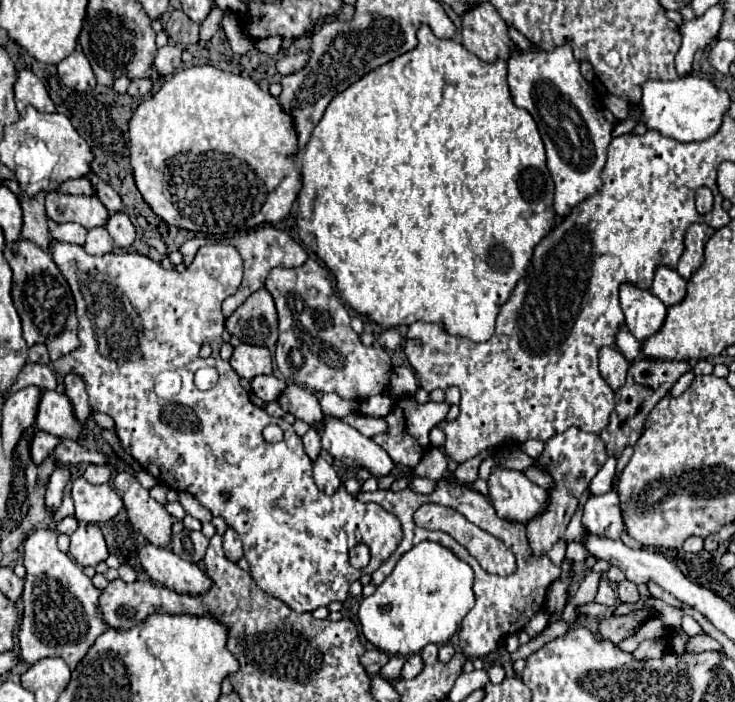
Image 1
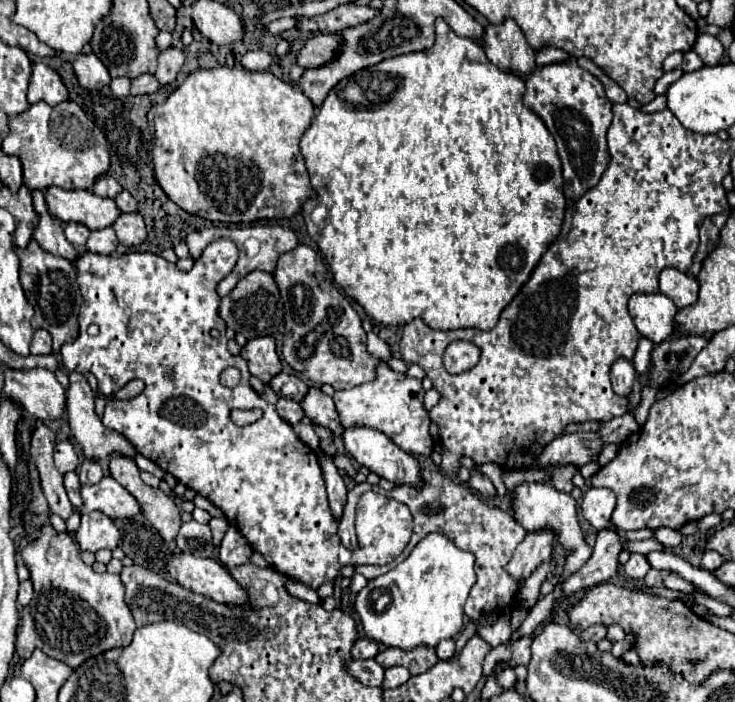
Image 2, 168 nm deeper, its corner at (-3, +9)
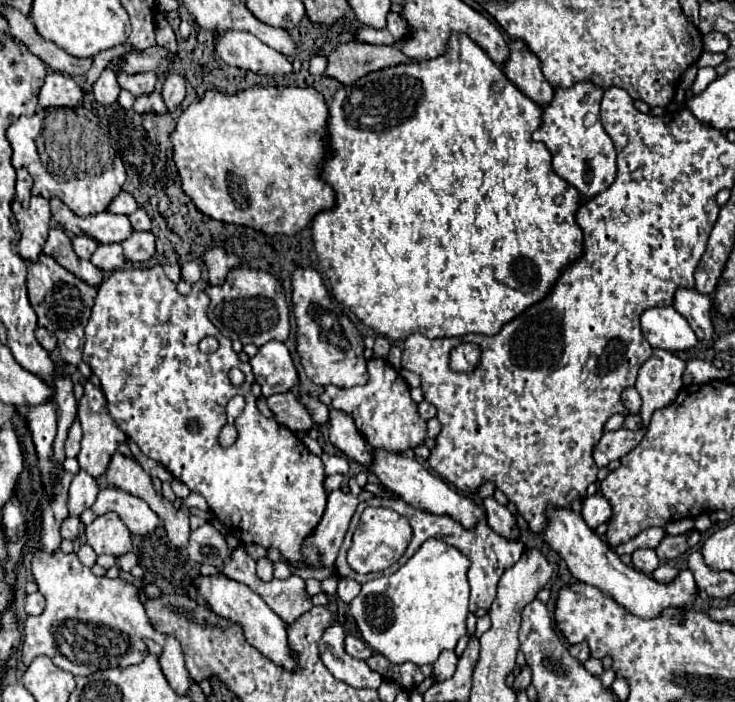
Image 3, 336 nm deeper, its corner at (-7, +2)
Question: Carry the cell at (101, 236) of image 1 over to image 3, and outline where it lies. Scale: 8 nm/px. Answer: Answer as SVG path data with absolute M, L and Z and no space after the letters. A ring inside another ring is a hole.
M111 243L111 245L99 245L97 251L91 257L91 263L95 267L99 267L105 273L111 273L115 269L121 269L125 265L125 257L123 257L123 249L119 243Z

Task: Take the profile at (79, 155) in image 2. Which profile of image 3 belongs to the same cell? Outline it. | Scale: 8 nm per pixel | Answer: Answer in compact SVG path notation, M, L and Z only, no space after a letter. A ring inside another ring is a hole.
M83 107L41 109L35 117L19 117L17 123L7 129L7 139L13 147L13 163L19 163L17 167L25 167L33 177L33 195L41 195L45 199L59 197L79 217L107 211L107 207L111 213L131 215L139 207L129 193L121 191L127 179L123 161L113 151L107 133L101 129L99 119L91 111ZM53 143L55 177L47 169L47 159L53 159L51 149L47 147L51 147ZM41 147L45 149L41 151Z

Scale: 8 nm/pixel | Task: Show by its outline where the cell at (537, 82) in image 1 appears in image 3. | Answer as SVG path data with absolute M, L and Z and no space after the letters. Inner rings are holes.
M587 81L577 83L571 89L555 89L551 105L543 109L543 125L539 131L535 131L535 139L543 141L553 153L555 173L563 177L569 185L577 187L577 191L587 199L609 189L617 177L617 151L611 137L605 133L601 121L597 121L593 127L583 125L587 113L599 113L601 97L603 89Z

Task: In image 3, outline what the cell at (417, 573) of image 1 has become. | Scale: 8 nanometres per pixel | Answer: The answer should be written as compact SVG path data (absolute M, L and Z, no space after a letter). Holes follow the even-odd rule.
M427 539L417 553L401 565L395 573L375 577L361 585L361 593L349 603L349 613L353 615L363 641L375 649L377 653L385 655L391 663L405 663L411 661L415 665L435 663L441 651L453 651L457 641L467 635L465 619L467 619L467 603L469 603L469 559L457 551L455 547L443 543L441 539Z

